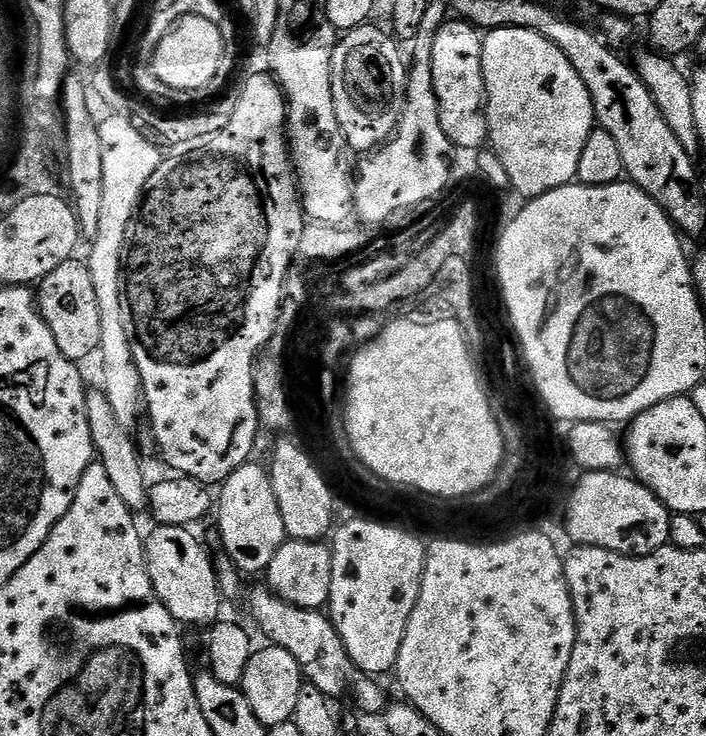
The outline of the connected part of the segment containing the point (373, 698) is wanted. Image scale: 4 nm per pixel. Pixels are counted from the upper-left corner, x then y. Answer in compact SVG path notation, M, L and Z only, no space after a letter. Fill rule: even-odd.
M264 586L252 596L252 616L261 634L268 639L265 641L294 654L305 681L311 687L319 689L329 698L344 696L349 692L361 713L379 716L387 709L390 697L384 693L381 681L357 668L338 630L332 625L331 616L320 610L294 606Z

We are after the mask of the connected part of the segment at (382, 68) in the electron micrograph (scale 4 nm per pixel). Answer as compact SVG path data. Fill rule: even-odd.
M377 26L355 28L347 37L349 48L344 56L344 73L339 73L339 100L336 105L338 118L348 138L348 147L353 153L368 152L376 148L384 139L391 137L399 129L400 120L404 116L404 101L408 98L409 65L404 65L404 56L400 53L401 45L391 35L387 36Z

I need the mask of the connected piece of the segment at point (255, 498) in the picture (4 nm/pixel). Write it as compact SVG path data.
M255 462L243 464L237 472L230 474L219 492L218 512L220 508L220 540L224 543L223 551L241 573L263 573L270 562L274 562L274 554L278 554L288 536L269 469Z

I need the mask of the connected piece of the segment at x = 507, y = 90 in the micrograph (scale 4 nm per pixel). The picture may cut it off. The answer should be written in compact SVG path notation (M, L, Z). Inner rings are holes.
M493 28L483 37L483 70L488 90L488 139L509 174L511 191L535 198L577 179L582 150L597 127L590 90L566 54L542 34L525 28Z

